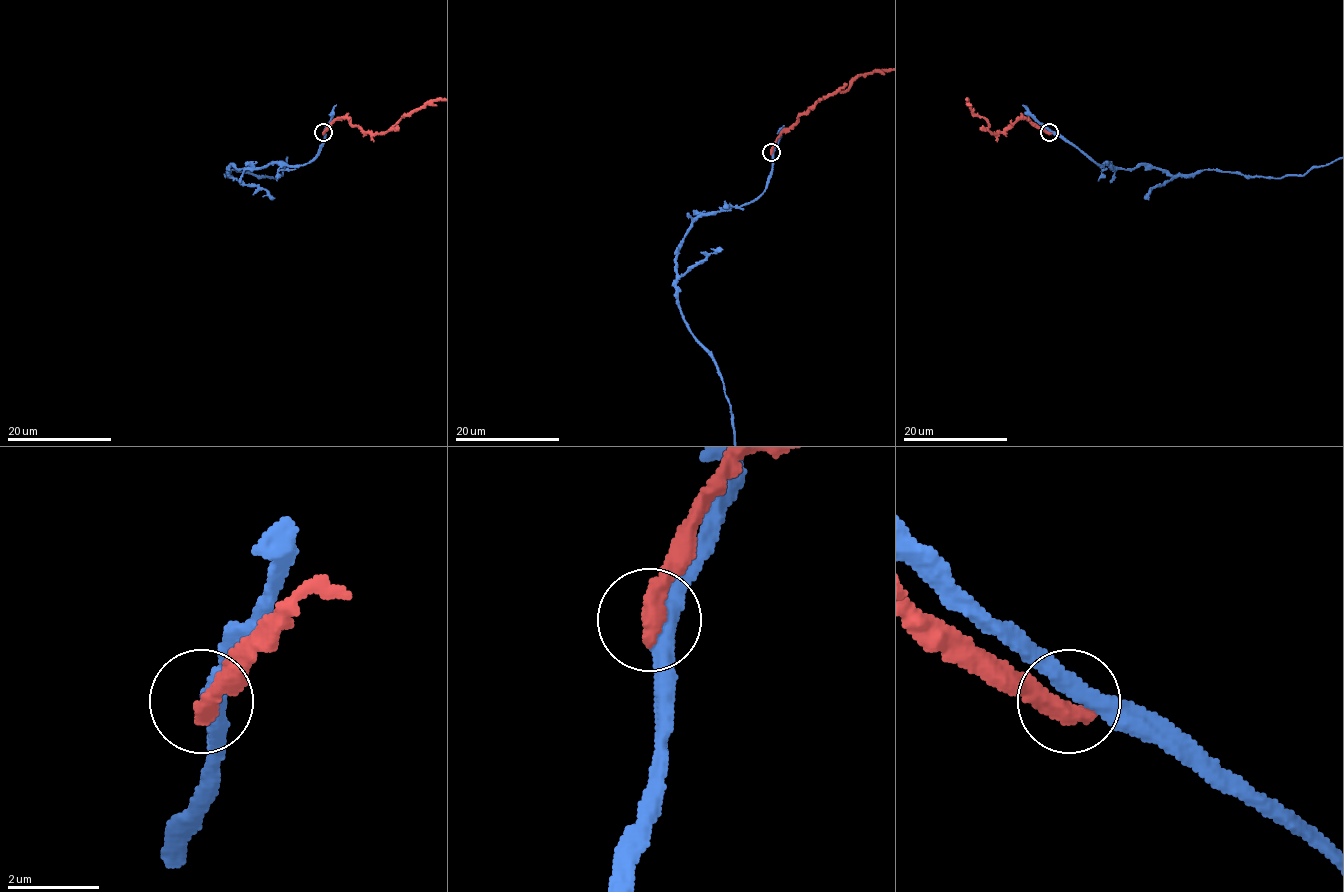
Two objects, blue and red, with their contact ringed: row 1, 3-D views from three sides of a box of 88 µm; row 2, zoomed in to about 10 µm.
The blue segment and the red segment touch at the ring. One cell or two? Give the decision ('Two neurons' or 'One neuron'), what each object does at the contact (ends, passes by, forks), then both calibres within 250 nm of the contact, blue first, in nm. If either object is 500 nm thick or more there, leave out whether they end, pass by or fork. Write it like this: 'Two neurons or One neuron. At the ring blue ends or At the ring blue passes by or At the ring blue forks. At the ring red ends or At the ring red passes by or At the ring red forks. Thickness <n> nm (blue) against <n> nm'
Two neurons. At the ring blue passes by. At the ring red ends. Thickness 380 nm (blue) against 440 nm

